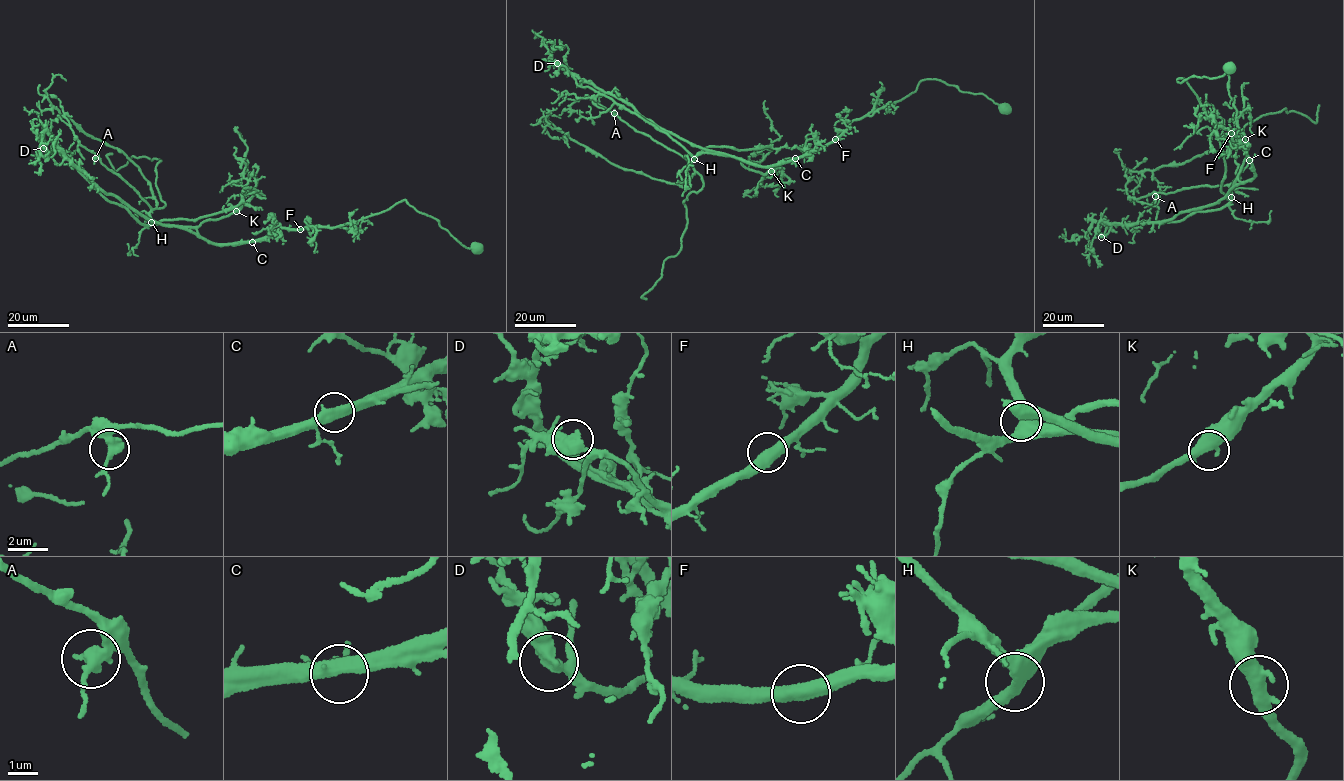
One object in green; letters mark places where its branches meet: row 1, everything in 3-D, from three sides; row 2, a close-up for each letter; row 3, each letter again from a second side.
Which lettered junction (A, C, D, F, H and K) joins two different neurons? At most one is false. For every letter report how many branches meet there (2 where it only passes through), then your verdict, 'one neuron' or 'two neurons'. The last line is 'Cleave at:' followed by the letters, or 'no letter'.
A: 2 | one neuron
C: 2 | two neurons
D: 2 | one neuron
F: 2 | one neuron
H: 2 | one neuron
K: 2 | one neuron
Cleave at: C

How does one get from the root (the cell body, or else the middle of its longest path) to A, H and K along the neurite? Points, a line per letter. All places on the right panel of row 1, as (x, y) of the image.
A: (1229, 68), (1177, 80), (1186, 80), (1214, 127), (1237, 136), (1251, 181), (1227, 198), (1225, 185), (1155, 196)
H: (1229, 68), (1177, 80), (1250, 159), (1254, 175), (1233, 185), (1231, 197)
K: (1229, 68), (1177, 80), (1186, 80), (1214, 127), (1237, 136), (1254, 169), (1244, 182), (1245, 139)

